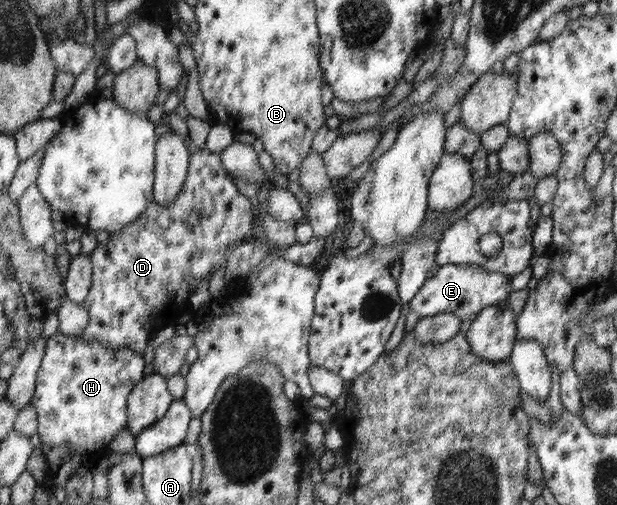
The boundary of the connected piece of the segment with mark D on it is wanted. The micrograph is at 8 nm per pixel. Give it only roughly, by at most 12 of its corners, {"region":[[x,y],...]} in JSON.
{"region":[[221,155],[98,243],[79,336],[145,351],[257,218]]}

